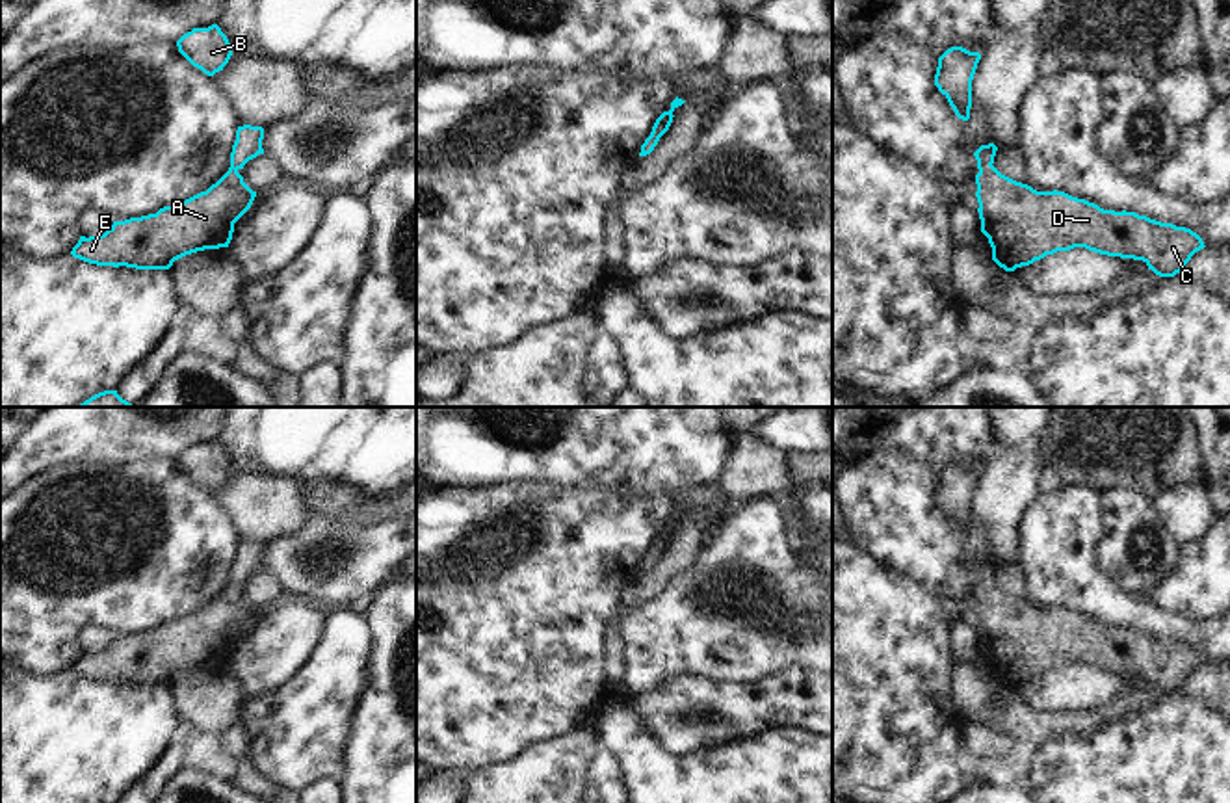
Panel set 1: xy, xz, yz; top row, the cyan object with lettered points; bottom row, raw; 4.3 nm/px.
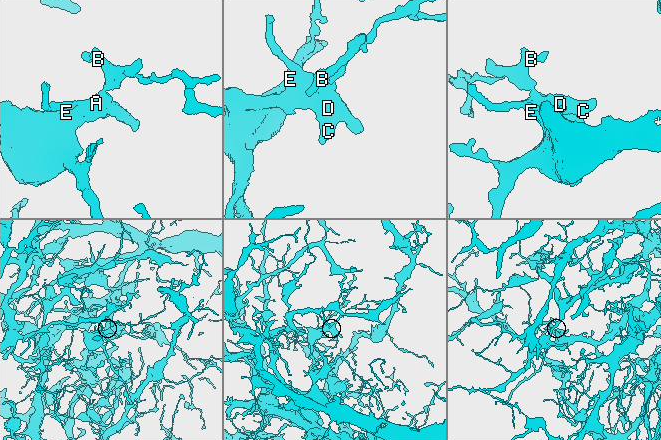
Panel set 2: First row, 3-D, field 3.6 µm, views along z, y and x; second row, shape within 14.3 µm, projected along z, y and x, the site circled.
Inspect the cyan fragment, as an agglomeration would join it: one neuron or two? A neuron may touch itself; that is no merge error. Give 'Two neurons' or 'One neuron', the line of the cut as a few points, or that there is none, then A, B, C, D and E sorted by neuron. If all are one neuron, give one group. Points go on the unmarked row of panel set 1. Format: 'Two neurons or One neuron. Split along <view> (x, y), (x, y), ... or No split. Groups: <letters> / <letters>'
One neuron. No split. Groups: A B C D E

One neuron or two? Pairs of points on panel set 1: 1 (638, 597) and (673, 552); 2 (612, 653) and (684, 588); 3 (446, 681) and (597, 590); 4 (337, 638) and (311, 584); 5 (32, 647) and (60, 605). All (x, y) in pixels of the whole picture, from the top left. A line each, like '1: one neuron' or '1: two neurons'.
1: one neuron
2: two neurons
3: one neuron
4: two neurons
5: one neuron

